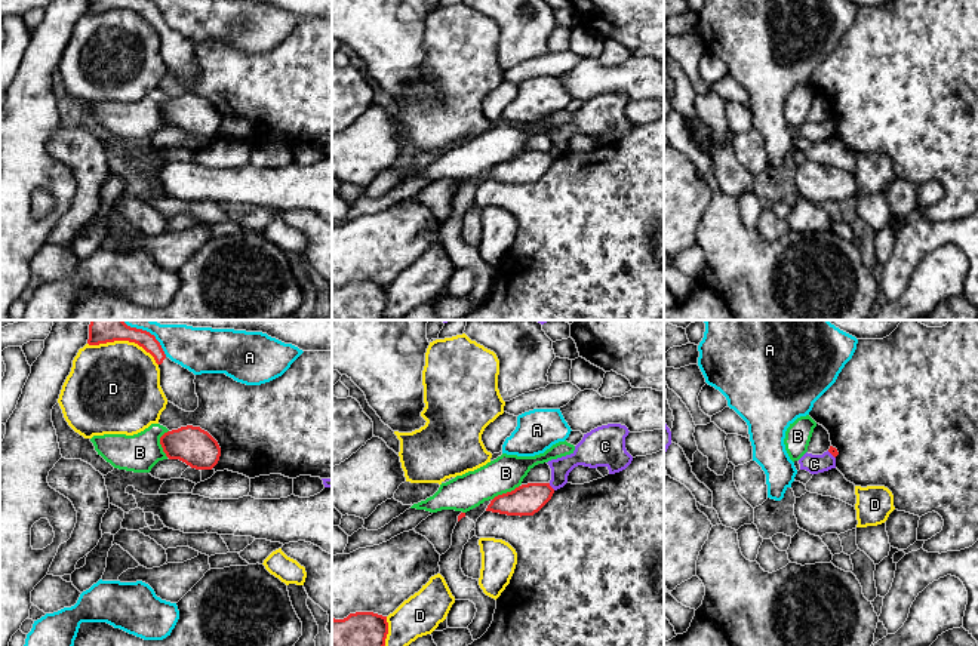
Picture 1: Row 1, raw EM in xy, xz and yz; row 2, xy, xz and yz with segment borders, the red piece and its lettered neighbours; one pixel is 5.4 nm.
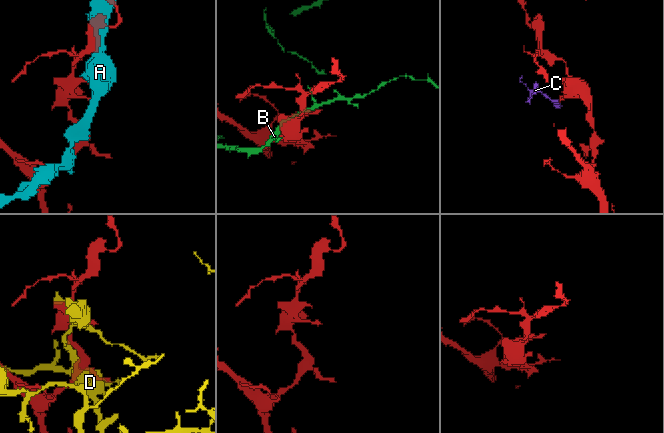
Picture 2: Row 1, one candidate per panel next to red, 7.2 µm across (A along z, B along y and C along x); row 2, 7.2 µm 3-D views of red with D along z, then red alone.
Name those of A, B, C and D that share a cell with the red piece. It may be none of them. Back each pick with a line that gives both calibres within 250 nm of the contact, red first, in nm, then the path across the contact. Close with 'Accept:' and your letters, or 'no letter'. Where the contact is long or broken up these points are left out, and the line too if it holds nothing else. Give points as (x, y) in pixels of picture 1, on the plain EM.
Accept: no letter

